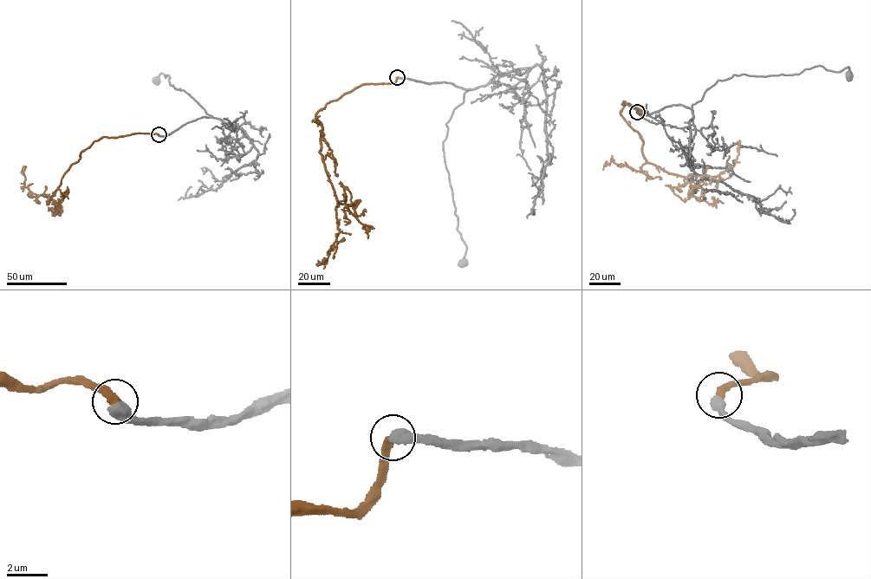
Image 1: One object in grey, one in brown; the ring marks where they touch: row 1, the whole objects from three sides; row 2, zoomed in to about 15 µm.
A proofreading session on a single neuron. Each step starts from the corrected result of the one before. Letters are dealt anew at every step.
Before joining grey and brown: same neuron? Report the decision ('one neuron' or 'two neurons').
one neuron

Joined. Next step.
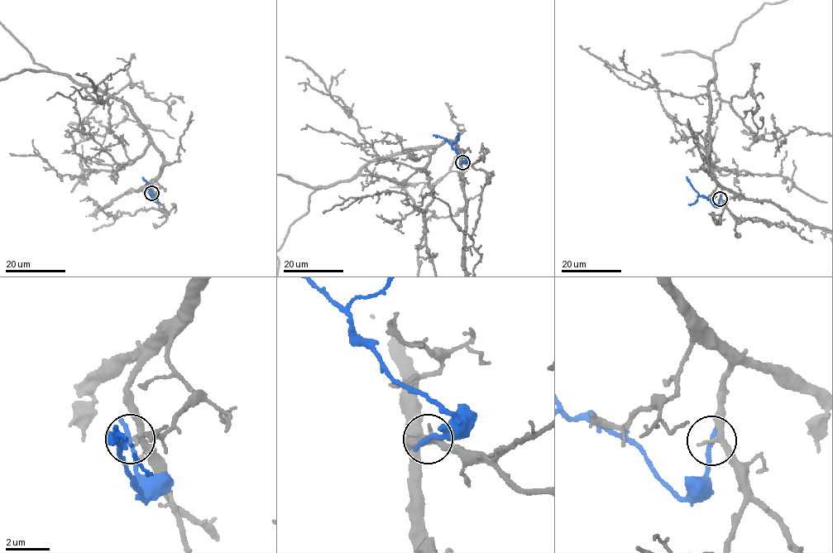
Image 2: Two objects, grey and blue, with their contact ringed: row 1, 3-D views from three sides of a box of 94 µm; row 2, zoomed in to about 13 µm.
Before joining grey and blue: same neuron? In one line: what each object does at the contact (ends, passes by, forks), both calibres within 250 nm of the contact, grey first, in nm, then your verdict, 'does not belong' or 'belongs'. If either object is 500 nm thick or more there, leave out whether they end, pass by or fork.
grey passes by; blue ends; calibres 240 and 240 nm; does not belong

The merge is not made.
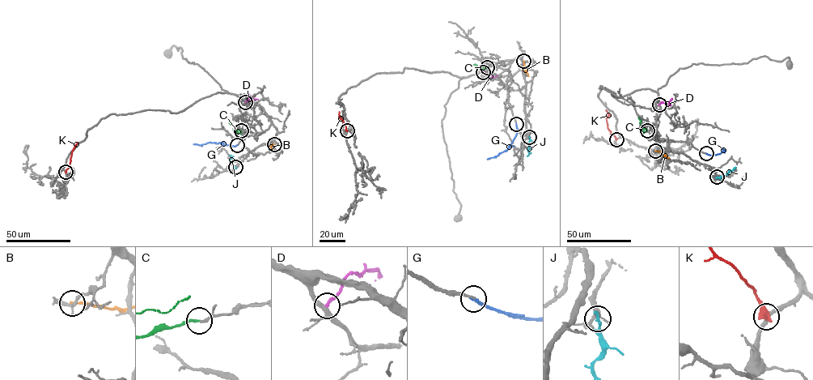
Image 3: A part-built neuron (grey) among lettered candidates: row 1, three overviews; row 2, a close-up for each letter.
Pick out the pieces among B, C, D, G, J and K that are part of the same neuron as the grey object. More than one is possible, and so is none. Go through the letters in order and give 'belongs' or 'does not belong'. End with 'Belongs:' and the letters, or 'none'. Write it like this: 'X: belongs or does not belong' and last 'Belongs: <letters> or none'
B: does not belong
C: belongs
D: does not belong
G: belongs
J: does not belong
K: does not belong
Belongs: C, G

